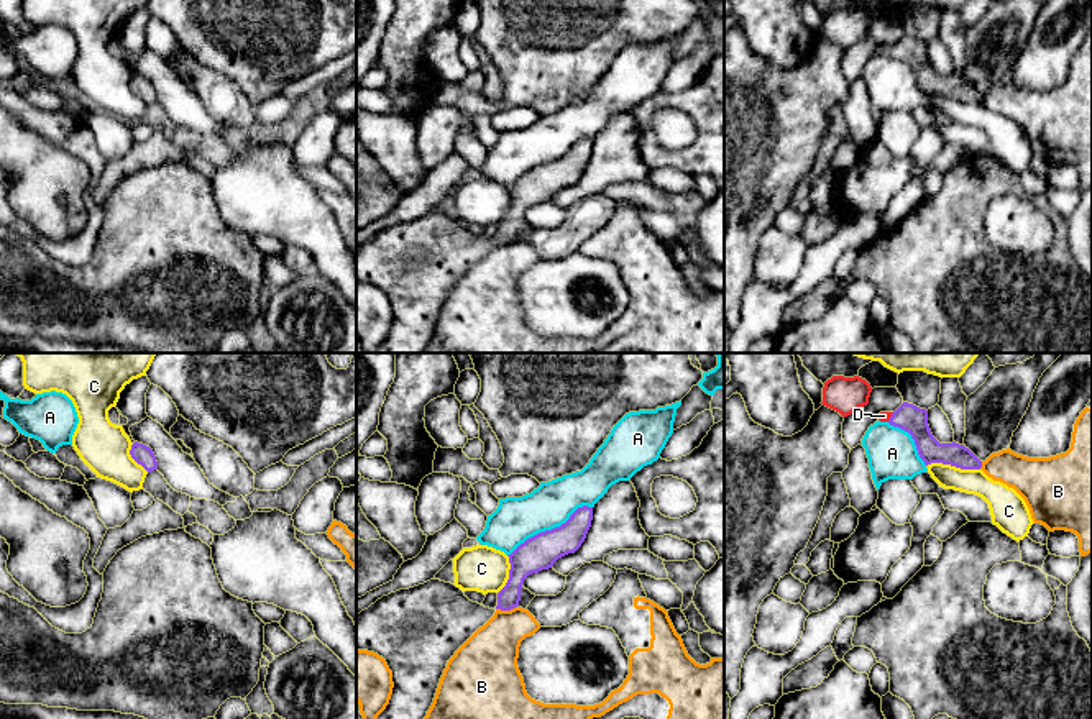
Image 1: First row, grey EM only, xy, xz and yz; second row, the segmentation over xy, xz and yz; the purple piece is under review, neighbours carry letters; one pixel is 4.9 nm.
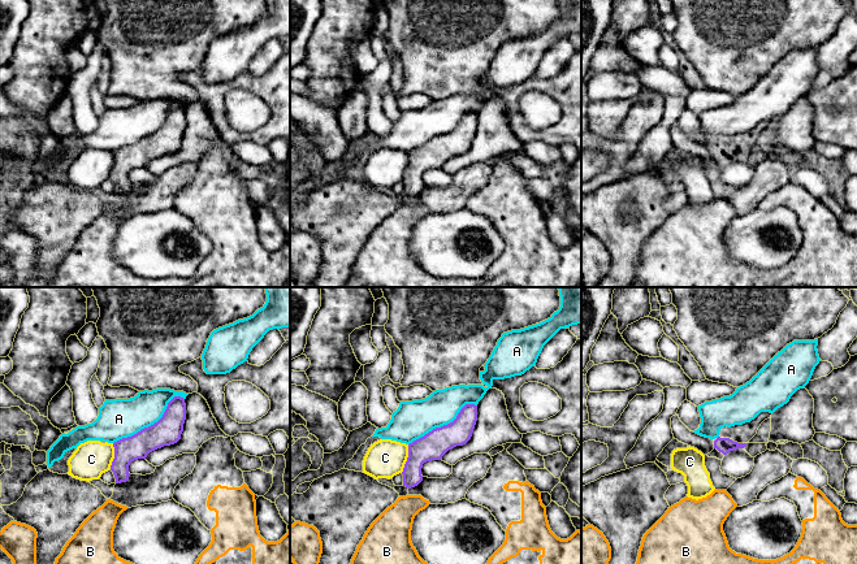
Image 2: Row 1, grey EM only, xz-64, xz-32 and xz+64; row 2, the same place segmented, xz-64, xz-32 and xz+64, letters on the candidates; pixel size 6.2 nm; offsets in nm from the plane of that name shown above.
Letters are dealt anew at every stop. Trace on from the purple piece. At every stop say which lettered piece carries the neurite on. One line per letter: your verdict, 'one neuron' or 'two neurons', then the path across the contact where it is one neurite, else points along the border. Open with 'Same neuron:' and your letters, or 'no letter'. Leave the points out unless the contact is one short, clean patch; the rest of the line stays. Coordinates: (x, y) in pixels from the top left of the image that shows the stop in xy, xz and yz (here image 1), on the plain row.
Same neuron: D
A: two neurons
B: two neurons | along xz (516, 238), (496, 242)
C: two neurons | along yz (926, 97), (949, 96), (979, 102)
D: one neuron | across yz (908, 50), (890, 50), (884, 48)

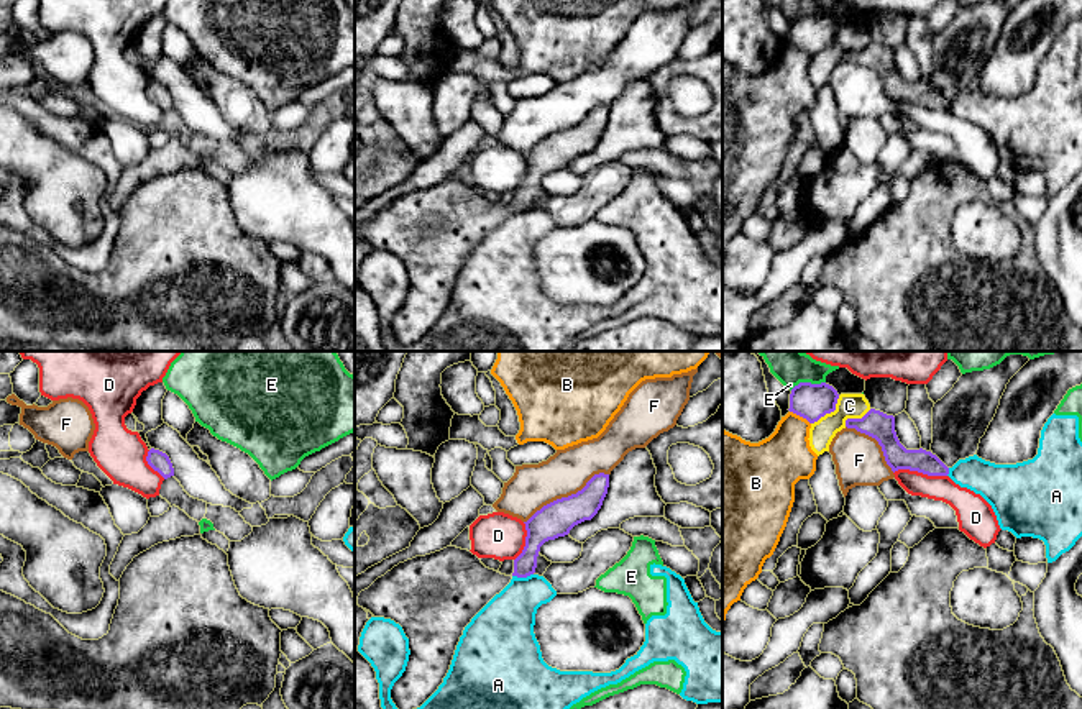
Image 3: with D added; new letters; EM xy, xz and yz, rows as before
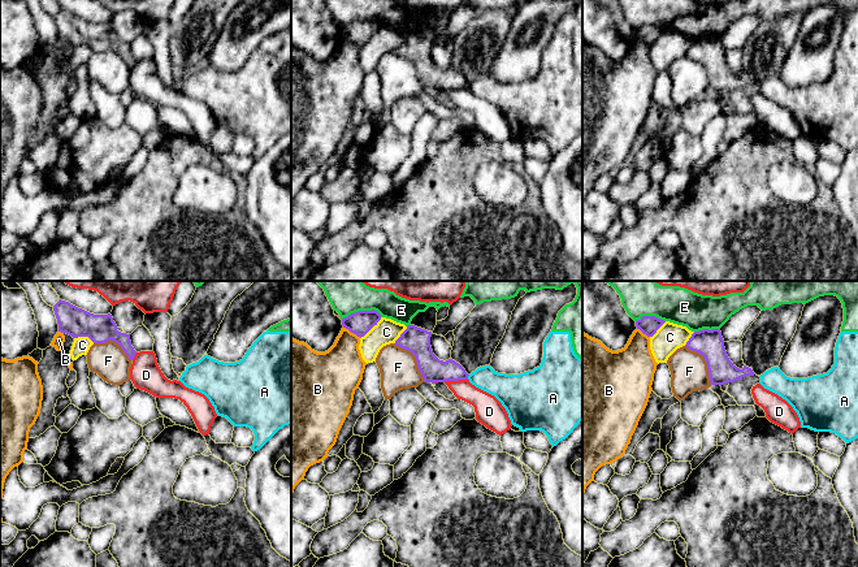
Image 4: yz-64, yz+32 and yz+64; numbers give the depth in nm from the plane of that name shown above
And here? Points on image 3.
Same neuron: no letter
A: two neurons | along xz (532, 205), (513, 209)
B: two neurons | along yz (790, 43), (810, 56)
C: two neurons | along yz (839, 28), (834, 41), (811, 56)
D: two neurons | along yz (894, 104), (916, 102), (946, 109)
E: two neurons | along yz (825, 13), (798, 15), (790, 22)
F: two neurons

